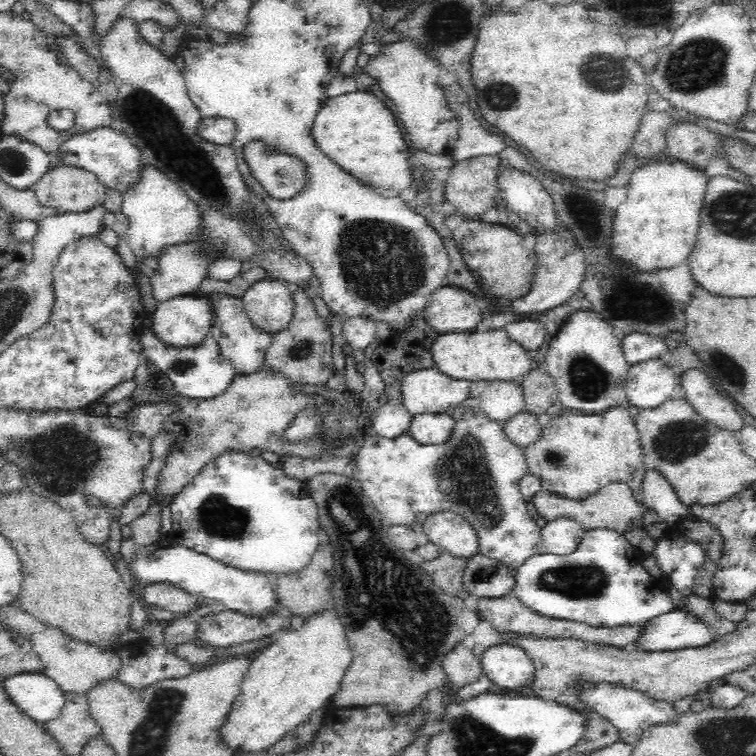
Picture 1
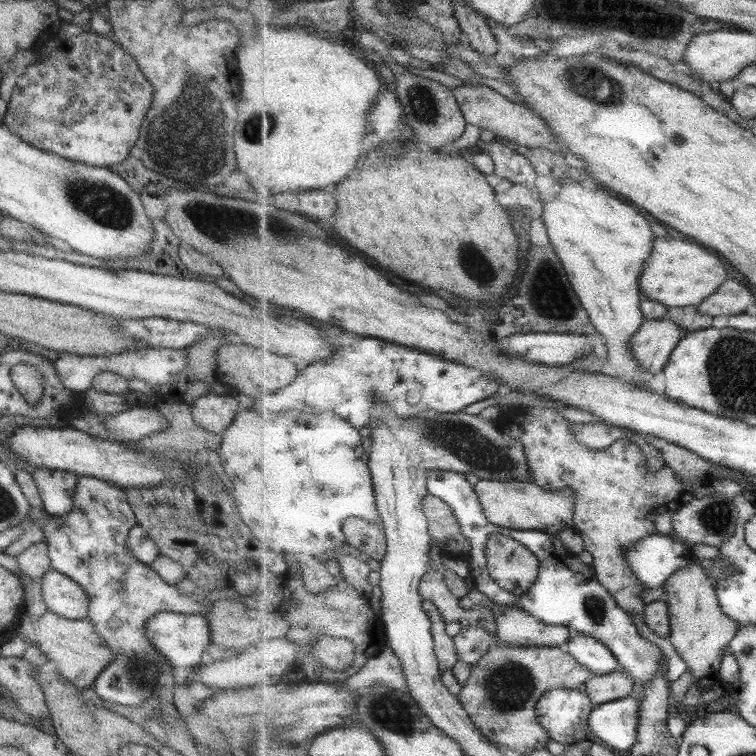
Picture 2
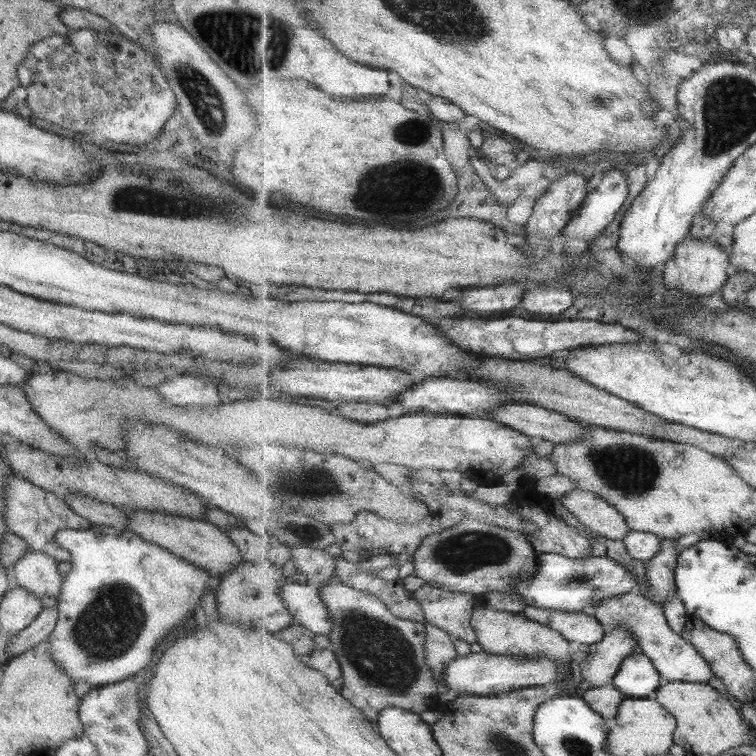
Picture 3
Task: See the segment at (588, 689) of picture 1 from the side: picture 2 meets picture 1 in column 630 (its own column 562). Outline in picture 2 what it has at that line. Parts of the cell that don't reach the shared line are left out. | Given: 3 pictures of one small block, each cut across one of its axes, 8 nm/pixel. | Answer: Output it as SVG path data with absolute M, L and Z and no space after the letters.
M557 688L543 693L536 706L536 715L551 739L565 745L590 747L592 742L597 741L597 736L590 725L590 716L594 707L594 702L584 689Z

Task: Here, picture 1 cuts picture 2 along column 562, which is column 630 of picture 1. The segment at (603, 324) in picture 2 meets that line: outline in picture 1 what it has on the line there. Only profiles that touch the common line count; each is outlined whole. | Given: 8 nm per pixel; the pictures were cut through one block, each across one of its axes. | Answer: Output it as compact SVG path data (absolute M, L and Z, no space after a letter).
M656 161L652 163L646 163L645 165L638 167L633 172L633 175L630 179L630 192L628 192L628 200L626 200L622 206L618 206L618 212L616 212L616 220L614 220L614 226L612 228L612 242L614 242L612 250L616 250L616 252L618 252L618 256L620 256L622 259L626 259L628 263L636 265L635 270L638 271L656 271L659 268L671 269L686 262L688 256L690 256L690 252L692 252L694 250L694 246L696 246L696 236L698 236L700 224L705 223L705 220L700 220L700 218L705 217L704 212L702 212L702 206L704 206L704 196L706 196L708 180L710 180L710 177L708 176L708 173L706 174L706 170L700 170L700 168L697 168L697 166L691 166L684 161Z

